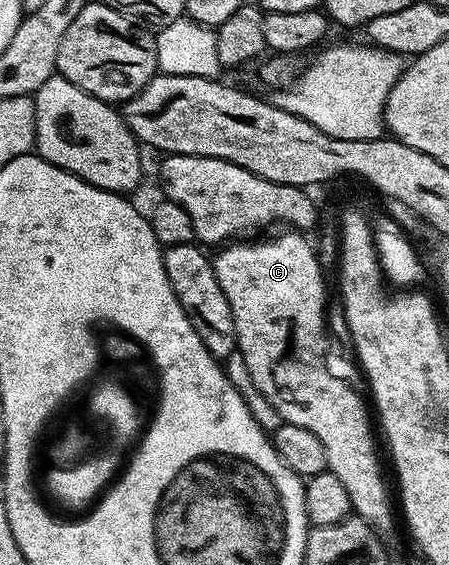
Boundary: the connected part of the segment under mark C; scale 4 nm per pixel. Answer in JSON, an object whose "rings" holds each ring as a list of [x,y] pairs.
{"rings":[[[300,232],[282,233],[286,234],[278,234],[275,238],[266,238],[263,242],[258,242],[259,240],[239,240],[233,244],[226,244],[215,253],[219,253],[218,255],[213,255],[212,261],[216,280],[220,280],[220,288],[232,308],[232,320],[236,324],[236,336],[238,337],[236,350],[242,354],[244,363],[247,364],[248,372],[252,376],[252,383],[267,398],[269,404],[272,404],[272,408],[279,413],[283,423],[308,428],[308,432],[312,432],[312,436],[316,436],[320,440],[320,444],[324,444],[324,456],[329,473],[334,474],[336,480],[340,480],[340,484],[344,484],[344,488],[348,491],[348,500],[353,513],[357,517],[363,518],[375,530],[385,532],[385,530],[393,528],[394,518],[390,515],[390,494],[386,491],[386,482],[382,479],[382,466],[378,463],[377,452],[374,451],[374,434],[370,431],[370,418],[366,415],[366,406],[362,403],[361,396],[344,379],[337,378],[326,367],[326,286],[322,283],[322,279],[324,279],[322,267],[319,265],[315,247],[313,245],[310,247],[310,242],[306,239],[309,237]]]}

